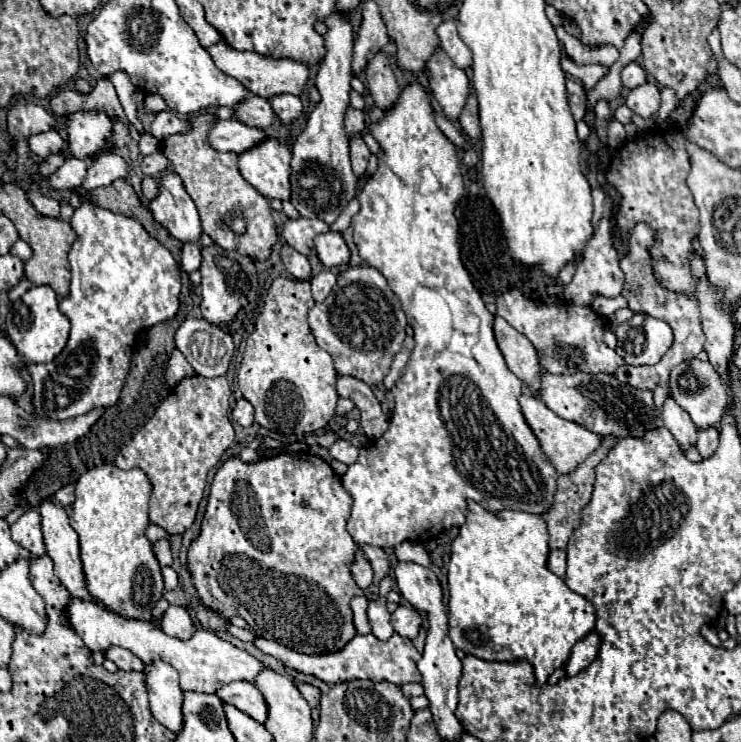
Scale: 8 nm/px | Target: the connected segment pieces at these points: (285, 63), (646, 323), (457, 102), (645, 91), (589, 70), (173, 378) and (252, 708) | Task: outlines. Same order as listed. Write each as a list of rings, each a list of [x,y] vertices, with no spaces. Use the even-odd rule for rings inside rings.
[[[219,41],[219,43],[211,45],[211,47],[207,47],[207,53],[211,53],[211,59],[215,61],[215,65],[223,73],[227,73],[229,77],[235,77],[253,95],[267,97],[267,99],[271,99],[271,97],[275,97],[279,93],[299,95],[303,91],[305,81],[307,81],[307,75],[309,75],[309,69],[303,63],[297,63],[297,61],[291,61],[291,59],[261,57],[261,55],[257,55],[253,51],[235,51],[225,41]]]
[[[635,313],[615,329],[617,353],[627,365],[655,365],[673,343],[671,327],[645,313]]]
[[[439,47],[427,61],[427,79],[433,97],[443,107],[443,113],[449,119],[457,119],[469,95],[469,79],[465,71],[455,67],[455,63]]]
[[[647,81],[647,83],[631,89],[629,95],[625,97],[625,105],[633,113],[641,115],[643,119],[653,117],[659,111],[659,89],[657,89],[657,85]]]
[[[569,57],[561,59],[561,67],[563,67],[565,73],[577,77],[583,83],[587,93],[591,93],[593,87],[599,83],[599,79],[607,73],[607,67],[601,67],[601,65],[577,65]]]
[[[175,351],[173,355],[171,355],[171,359],[169,359],[169,371],[167,371],[167,375],[165,375],[165,381],[171,385],[171,387],[175,387],[183,377],[191,377],[195,371],[193,371],[193,367],[187,363],[187,359],[183,357],[183,353],[181,351]]]
[[[233,681],[229,685],[223,685],[223,689],[219,689],[219,693],[215,693],[223,703],[229,703],[233,707],[237,707],[239,711],[247,713],[249,717],[253,717],[259,723],[265,723],[267,719],[267,705],[261,697],[261,693],[257,691],[257,687],[249,681]]]

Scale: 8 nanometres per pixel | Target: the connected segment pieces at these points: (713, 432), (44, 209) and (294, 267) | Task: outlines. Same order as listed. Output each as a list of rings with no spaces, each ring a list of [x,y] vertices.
[[[711,425],[707,429],[699,429],[697,431],[697,449],[701,453],[701,457],[709,457],[715,453],[717,445],[719,445],[719,431]]]
[[[33,181],[31,183],[31,191],[29,191],[29,199],[31,203],[37,207],[37,211],[45,217],[51,217],[51,219],[59,219],[59,209],[61,209],[61,203],[53,197],[45,197],[39,193],[39,187],[37,183]]]
[[[283,245],[283,249],[281,249],[281,259],[283,259],[287,271],[289,271],[295,279],[299,279],[299,281],[311,279],[311,265],[309,265],[309,261],[307,261],[305,255],[297,253],[297,251],[291,249],[289,245]]]

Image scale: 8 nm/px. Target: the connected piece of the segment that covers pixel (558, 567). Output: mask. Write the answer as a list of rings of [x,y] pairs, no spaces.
[[[555,549],[549,553],[549,569],[557,575],[557,577],[565,577],[565,569],[567,569],[567,553],[561,549]]]

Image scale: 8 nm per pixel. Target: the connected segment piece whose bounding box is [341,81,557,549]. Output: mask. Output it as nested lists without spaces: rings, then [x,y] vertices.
[[[415,81],[409,83],[401,89],[397,101],[393,103],[393,107],[385,109],[385,115],[381,121],[371,123],[369,125],[369,133],[375,137],[375,141],[381,145],[381,151],[377,153],[379,165],[377,171],[369,177],[369,181],[365,183],[365,187],[361,189],[361,193],[357,195],[361,209],[359,213],[353,217],[353,241],[359,249],[359,255],[375,269],[379,269],[379,273],[383,273],[383,277],[387,279],[391,291],[399,297],[401,307],[407,315],[407,323],[413,327],[415,335],[415,349],[407,361],[405,373],[403,377],[393,385],[391,393],[395,397],[395,411],[391,417],[391,425],[387,429],[387,433],[383,433],[379,439],[375,439],[371,445],[361,447],[359,451],[359,459],[347,469],[347,473],[341,477],[343,487],[349,491],[349,495],[353,497],[353,509],[351,509],[351,517],[347,521],[347,531],[351,533],[351,537],[355,539],[355,543],[359,547],[363,545],[375,545],[381,549],[393,549],[395,545],[403,543],[403,541],[425,541],[425,539],[433,539],[437,537],[441,531],[451,529],[451,527],[461,527],[465,523],[465,513],[467,513],[467,499],[477,501],[479,505],[483,505],[487,511],[497,513],[501,509],[517,509],[517,511],[527,511],[527,513],[537,513],[543,515],[551,503],[553,503],[553,493],[555,493],[555,479],[557,479],[557,471],[553,469],[553,465],[549,463],[549,459],[543,455],[541,445],[537,441],[537,437],[533,435],[533,431],[529,429],[529,425],[525,423],[525,417],[519,409],[519,401],[517,397],[525,391],[525,385],[507,369],[505,359],[495,343],[493,337],[493,315],[485,309],[485,303],[479,295],[479,291],[475,289],[463,261],[461,261],[461,249],[459,249],[459,223],[453,215],[459,199],[465,193],[463,187],[463,177],[459,171],[459,157],[457,157],[457,149],[455,145],[443,135],[443,131],[437,127],[435,123],[435,111],[431,105],[431,95],[425,91],[425,87]]]

